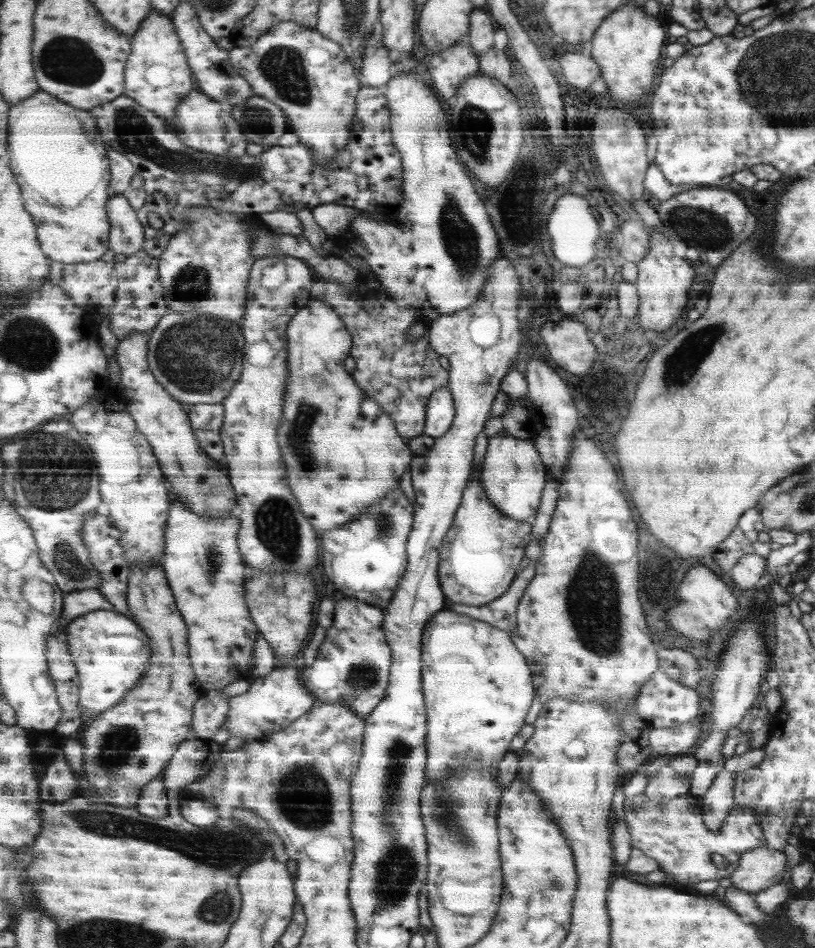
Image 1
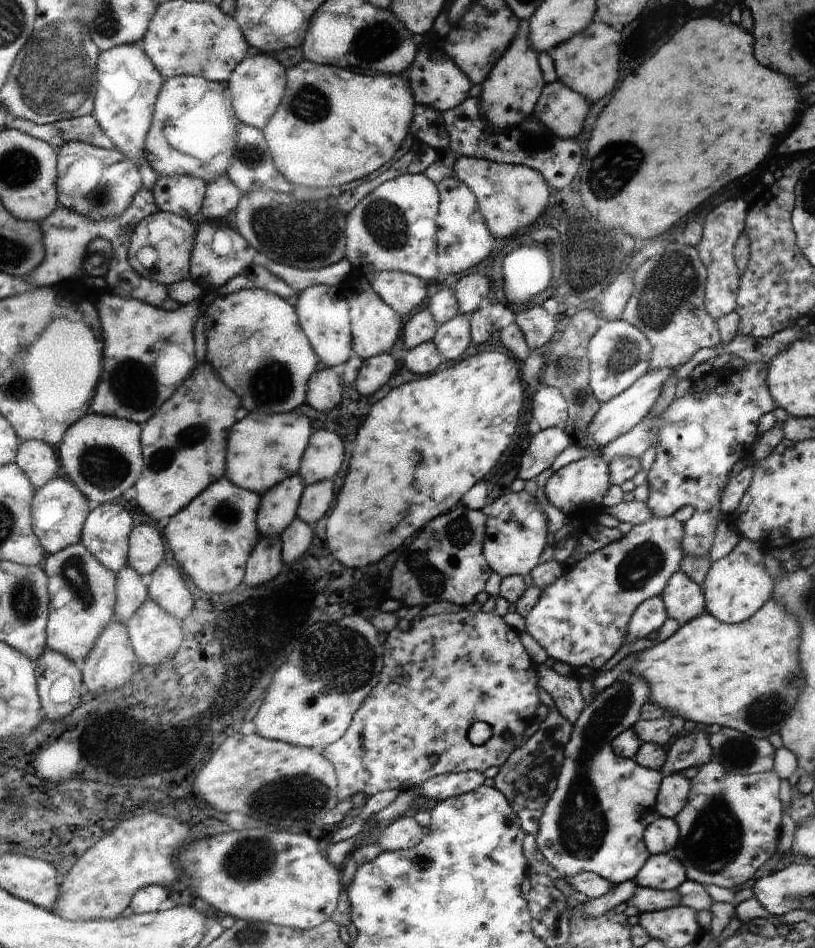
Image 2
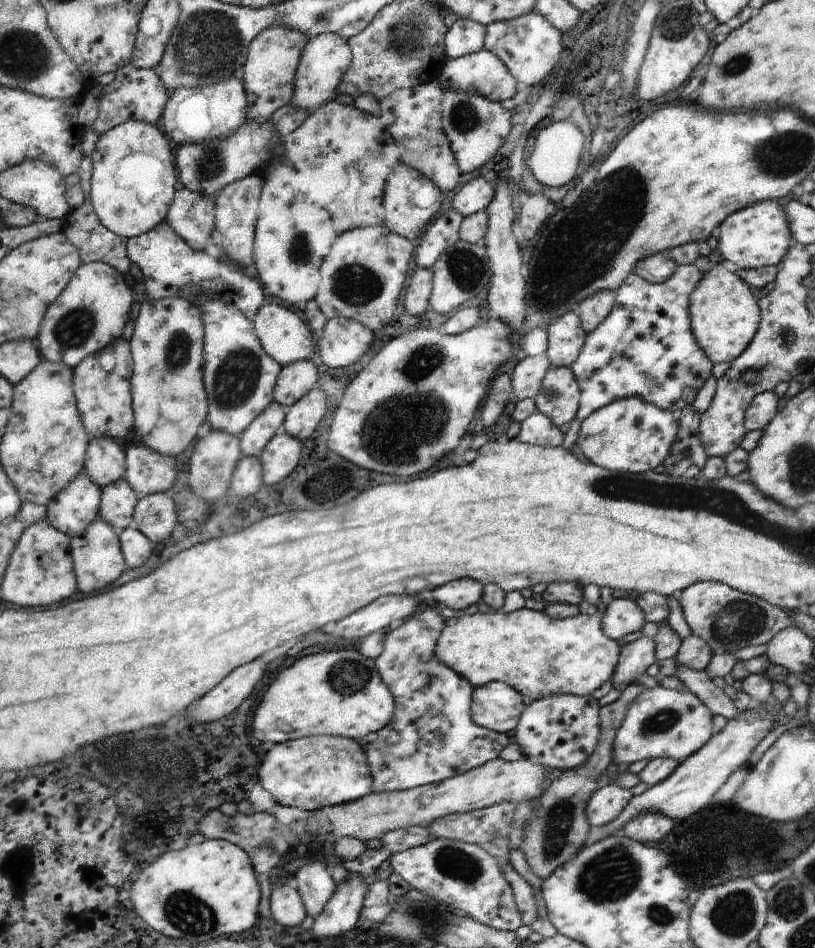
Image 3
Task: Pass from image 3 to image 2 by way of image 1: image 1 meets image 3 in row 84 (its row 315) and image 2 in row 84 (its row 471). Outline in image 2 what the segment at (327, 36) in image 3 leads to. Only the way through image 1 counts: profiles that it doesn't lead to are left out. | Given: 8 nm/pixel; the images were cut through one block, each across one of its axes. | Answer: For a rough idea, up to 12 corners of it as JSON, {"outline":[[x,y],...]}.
{"outline":[[301,60],[263,130],[309,188],[399,156],[417,100],[407,76]]}

